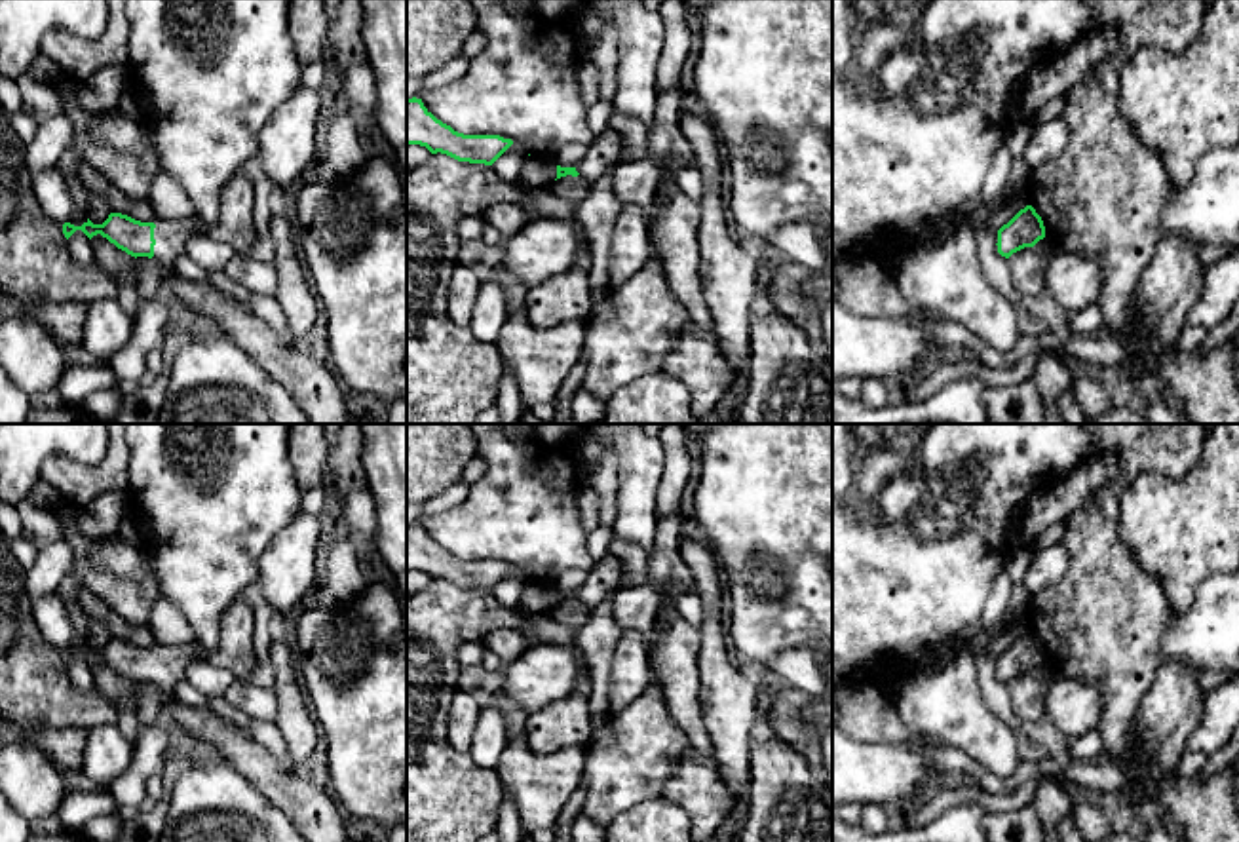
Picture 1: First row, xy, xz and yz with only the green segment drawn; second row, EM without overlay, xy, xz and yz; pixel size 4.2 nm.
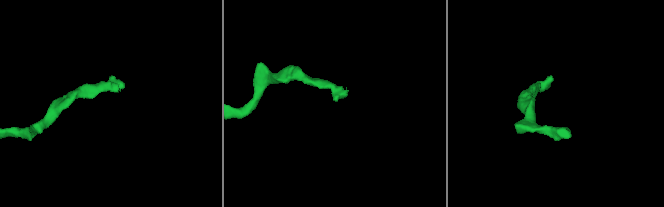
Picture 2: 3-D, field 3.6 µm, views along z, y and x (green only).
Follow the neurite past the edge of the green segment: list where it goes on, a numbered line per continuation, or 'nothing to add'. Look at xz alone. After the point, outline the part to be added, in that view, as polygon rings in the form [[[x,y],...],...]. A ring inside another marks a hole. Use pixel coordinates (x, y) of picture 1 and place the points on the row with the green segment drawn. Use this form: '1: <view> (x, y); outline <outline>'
1: xz (603, 154); outline [[[608,127],[597,141],[587,146],[587,152],[576,165],[576,171],[583,181],[595,184],[602,175],[620,163],[621,148],[621,135]]]

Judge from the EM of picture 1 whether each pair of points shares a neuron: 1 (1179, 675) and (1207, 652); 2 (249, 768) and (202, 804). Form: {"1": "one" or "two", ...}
{"1": "two", "2": "two"}

